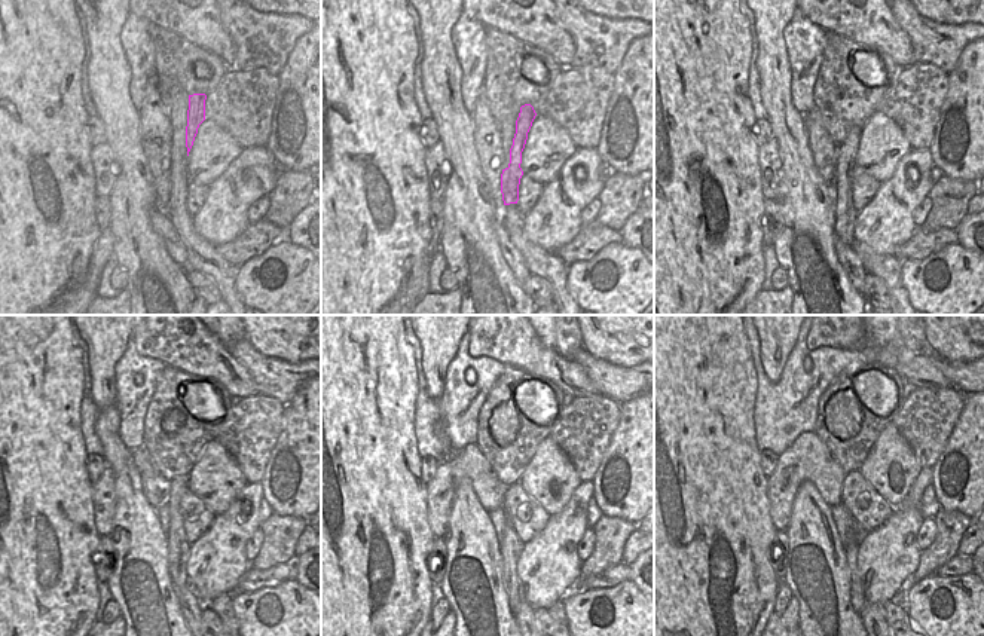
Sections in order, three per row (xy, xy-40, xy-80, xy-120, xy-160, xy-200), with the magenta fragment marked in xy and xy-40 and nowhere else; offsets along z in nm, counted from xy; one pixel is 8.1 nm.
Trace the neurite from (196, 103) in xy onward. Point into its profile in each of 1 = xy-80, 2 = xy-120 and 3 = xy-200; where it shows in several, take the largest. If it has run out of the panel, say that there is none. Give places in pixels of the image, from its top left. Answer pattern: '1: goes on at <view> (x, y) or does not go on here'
1: goes on at xy-80 (846, 216)
2: goes on at xy-120 (179, 549)
3: goes on at xy-200 (858, 598)

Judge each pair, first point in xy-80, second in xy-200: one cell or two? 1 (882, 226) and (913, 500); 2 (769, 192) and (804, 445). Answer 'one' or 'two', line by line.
1: one
2: one

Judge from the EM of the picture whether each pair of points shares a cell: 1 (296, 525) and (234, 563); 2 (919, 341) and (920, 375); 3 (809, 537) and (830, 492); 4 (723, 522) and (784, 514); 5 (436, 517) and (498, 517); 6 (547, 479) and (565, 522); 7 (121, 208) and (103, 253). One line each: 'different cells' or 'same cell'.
1: different cells
2: different cells
3: different cells
4: different cells
5: different cells
6: different cells
7: different cells

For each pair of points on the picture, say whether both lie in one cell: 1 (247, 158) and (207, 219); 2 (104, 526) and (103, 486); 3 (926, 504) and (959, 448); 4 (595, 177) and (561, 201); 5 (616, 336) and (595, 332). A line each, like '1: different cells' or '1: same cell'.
1: same cell
2: same cell
3: different cells
4: same cell
5: same cell

